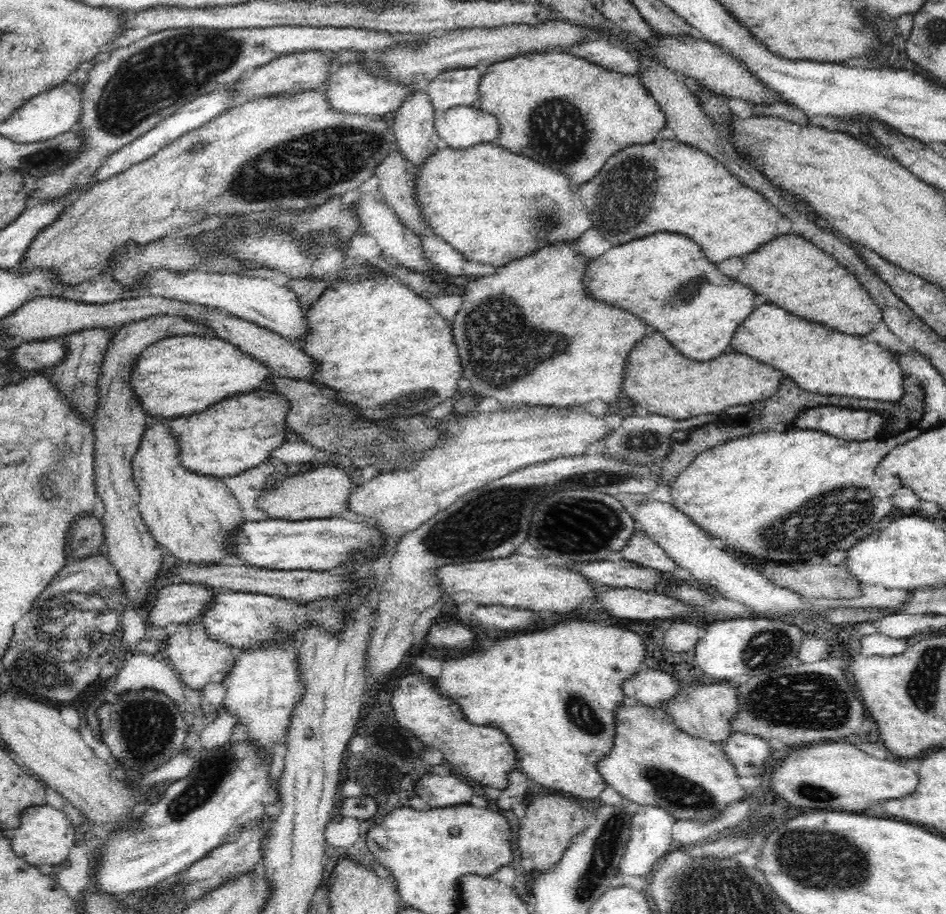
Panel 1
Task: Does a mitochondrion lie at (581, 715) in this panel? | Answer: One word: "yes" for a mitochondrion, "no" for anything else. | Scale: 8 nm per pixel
yes

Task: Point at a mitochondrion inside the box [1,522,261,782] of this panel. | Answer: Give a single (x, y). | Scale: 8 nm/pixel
(41, 674)

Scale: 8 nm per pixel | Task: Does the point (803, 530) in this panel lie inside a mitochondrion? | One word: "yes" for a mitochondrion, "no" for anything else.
yes

